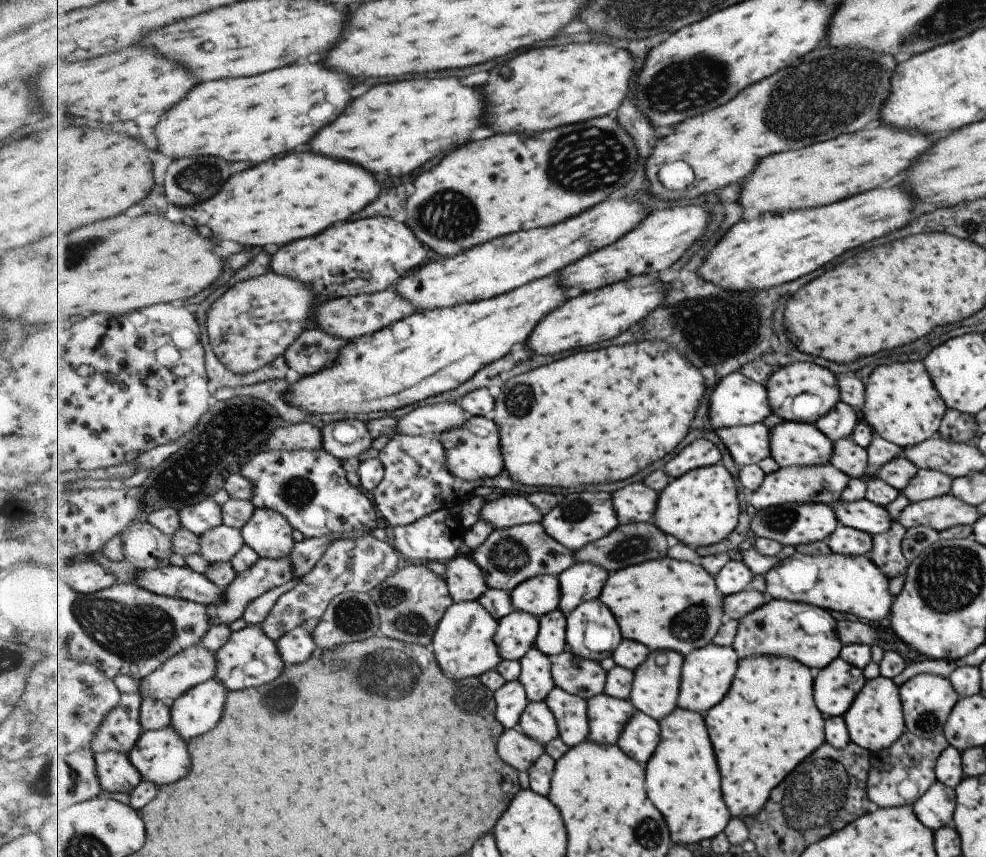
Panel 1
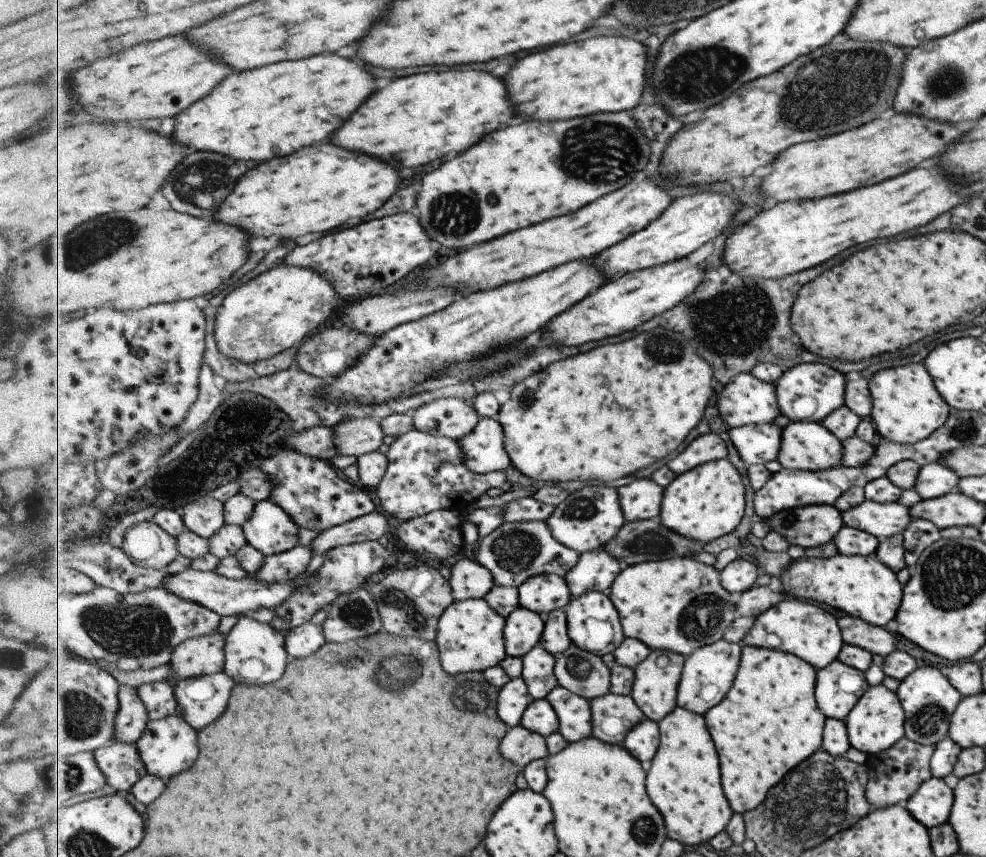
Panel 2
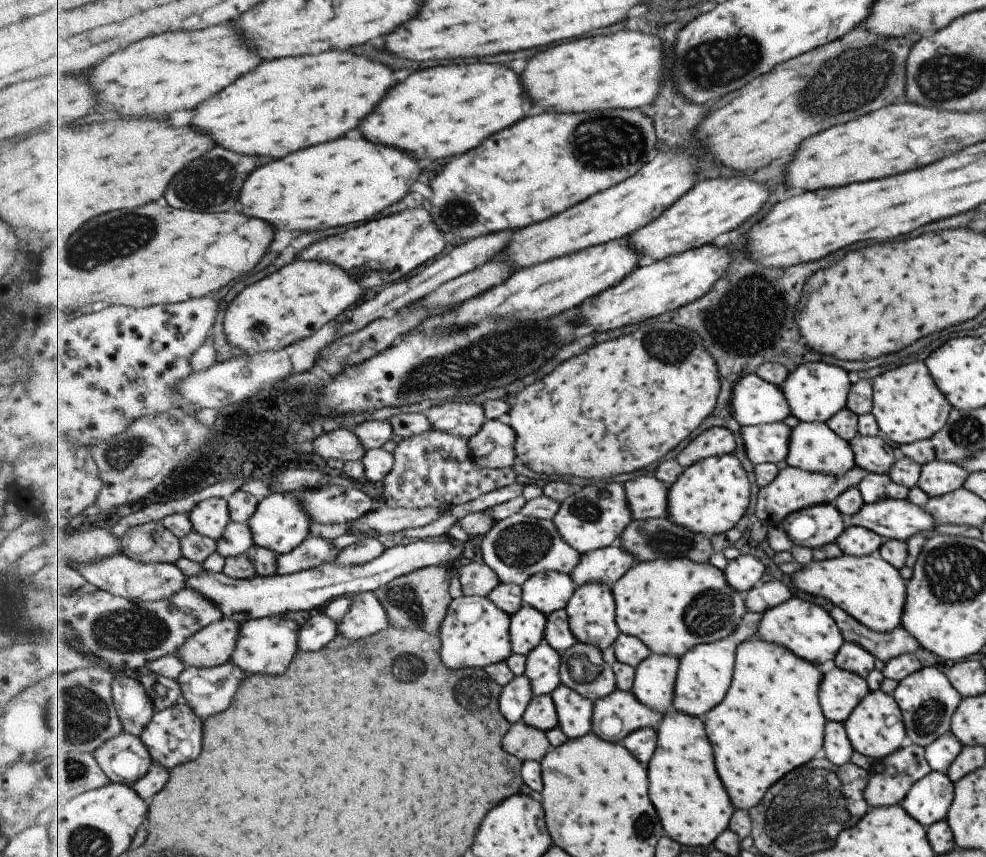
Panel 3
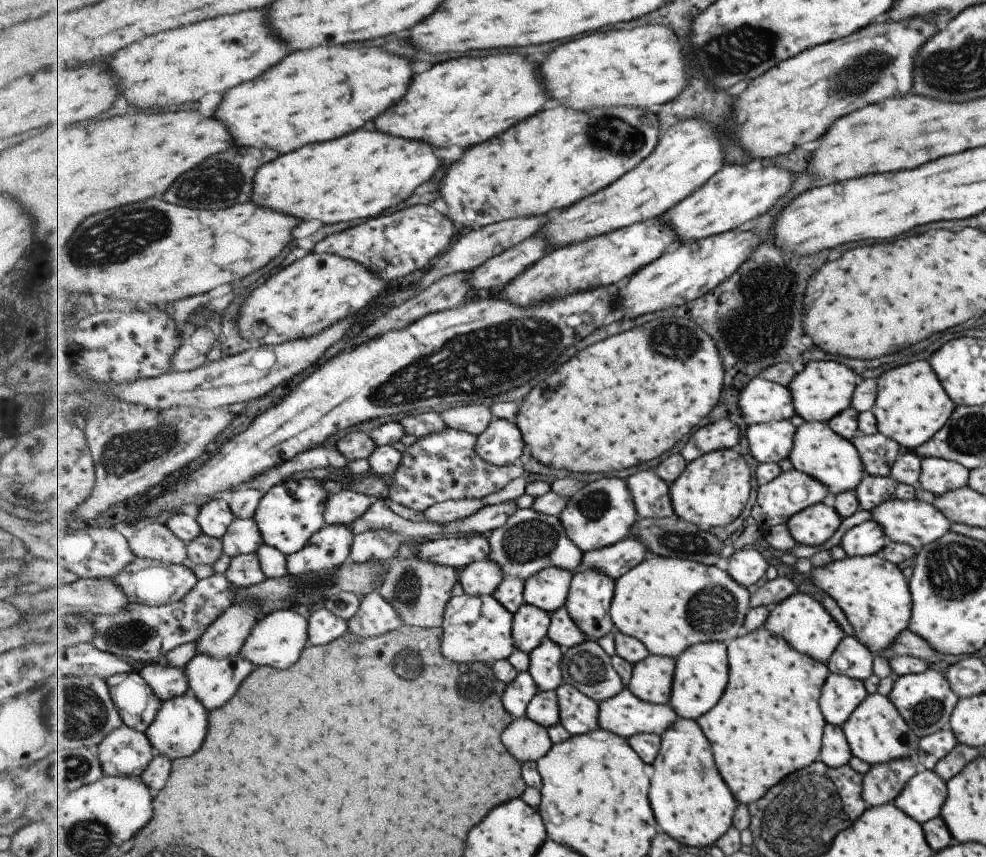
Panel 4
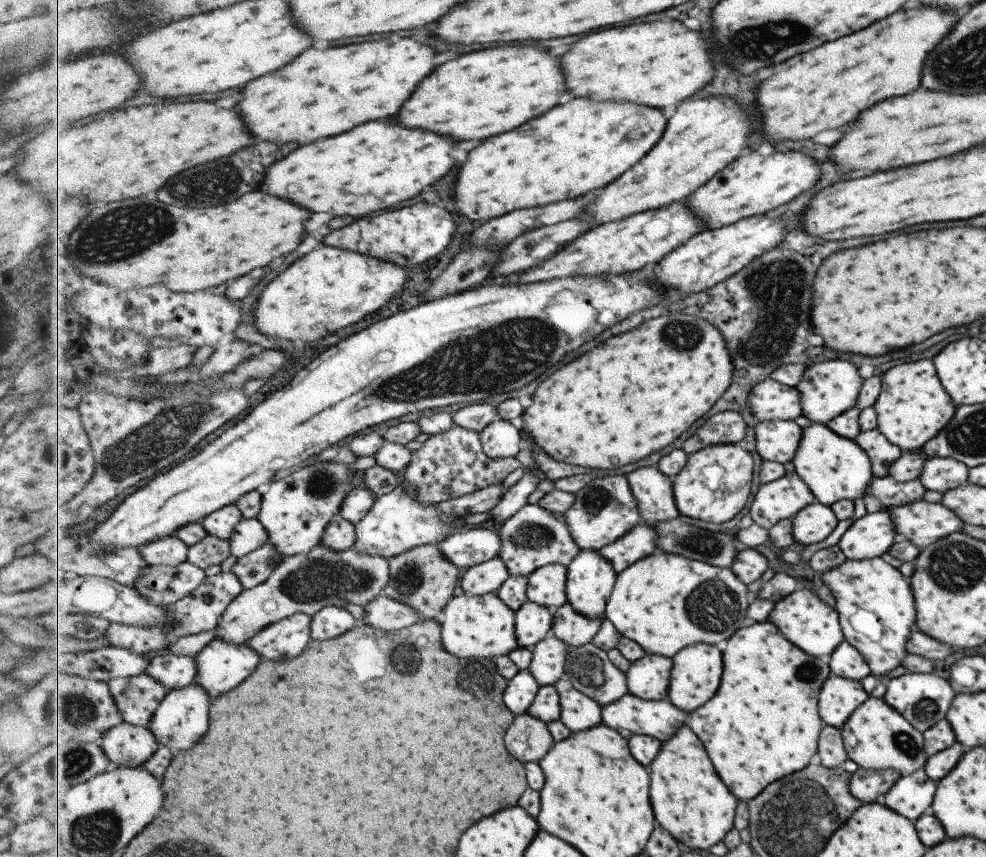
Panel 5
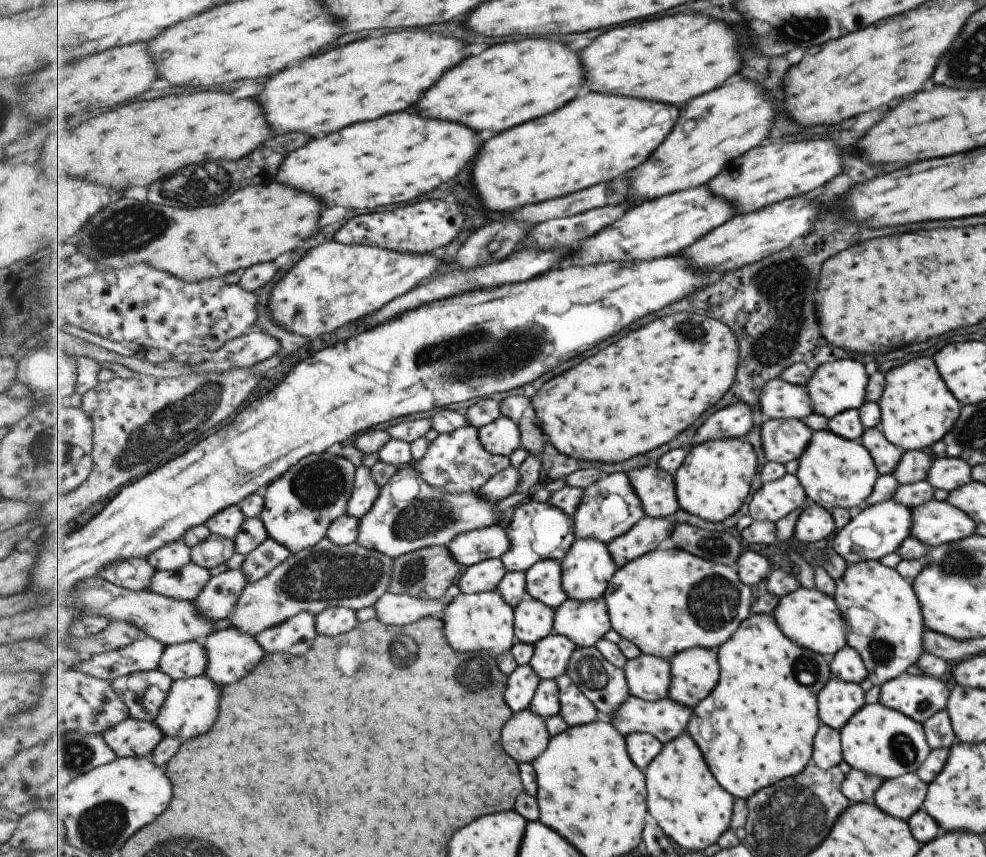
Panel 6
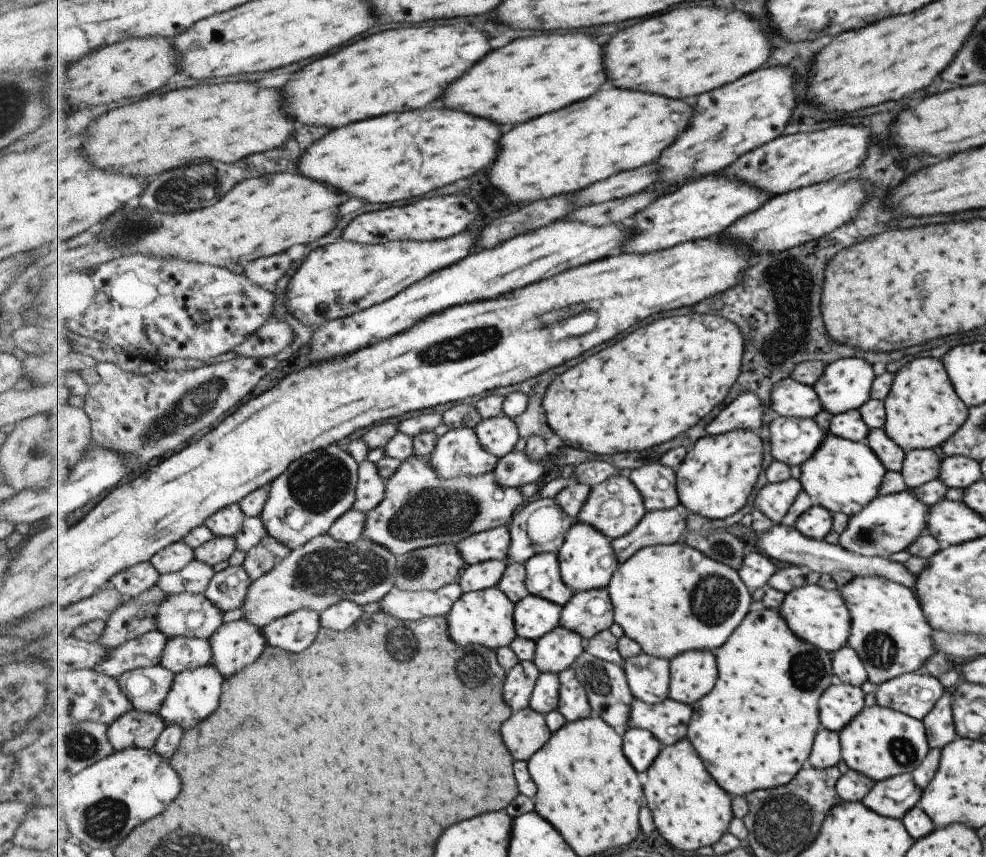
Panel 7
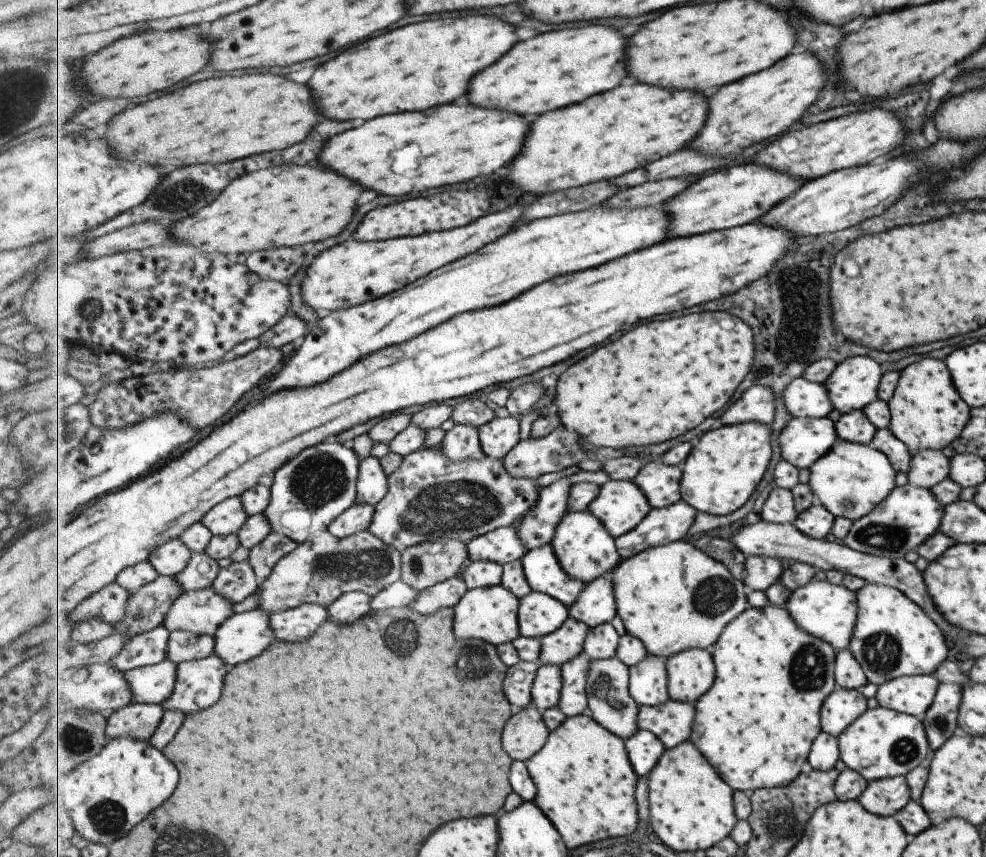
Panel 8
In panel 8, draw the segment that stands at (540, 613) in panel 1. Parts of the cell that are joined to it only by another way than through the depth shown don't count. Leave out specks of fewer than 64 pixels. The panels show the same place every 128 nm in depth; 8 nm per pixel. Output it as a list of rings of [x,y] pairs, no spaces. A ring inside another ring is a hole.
[[[552,544],[527,552],[522,558],[522,563],[533,591],[555,597],[569,608],[575,604],[582,590],[587,586],[562,567]]]

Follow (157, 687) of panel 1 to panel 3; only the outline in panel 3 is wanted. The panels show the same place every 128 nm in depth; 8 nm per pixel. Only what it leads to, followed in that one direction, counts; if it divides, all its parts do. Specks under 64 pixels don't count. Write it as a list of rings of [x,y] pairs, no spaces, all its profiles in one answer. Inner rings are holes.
[[[224,618],[190,636],[177,654],[186,668],[218,667],[230,661],[239,638],[240,624]]]

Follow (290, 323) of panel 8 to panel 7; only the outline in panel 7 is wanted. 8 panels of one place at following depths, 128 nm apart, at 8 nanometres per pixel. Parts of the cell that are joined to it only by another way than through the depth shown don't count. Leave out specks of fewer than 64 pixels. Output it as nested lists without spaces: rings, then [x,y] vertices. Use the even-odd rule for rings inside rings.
[[[269,320],[231,351],[247,358],[274,357],[291,348],[294,336],[294,330],[289,323]]]

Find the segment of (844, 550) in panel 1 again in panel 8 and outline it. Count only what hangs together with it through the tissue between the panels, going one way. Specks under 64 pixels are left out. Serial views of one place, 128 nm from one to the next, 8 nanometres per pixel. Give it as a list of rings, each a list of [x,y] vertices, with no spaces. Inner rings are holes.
[[[907,482],[903,486],[893,487],[873,510],[853,521],[841,542],[854,551],[901,559],[904,553],[913,551],[938,530],[943,509],[929,489],[919,488]]]

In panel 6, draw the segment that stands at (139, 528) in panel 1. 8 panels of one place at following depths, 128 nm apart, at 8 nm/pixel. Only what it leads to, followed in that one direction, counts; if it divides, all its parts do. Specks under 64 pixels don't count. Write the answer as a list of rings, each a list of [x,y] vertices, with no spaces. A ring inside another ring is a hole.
[[[181,538],[162,546],[146,559],[157,571],[178,571],[192,561],[192,547]]]

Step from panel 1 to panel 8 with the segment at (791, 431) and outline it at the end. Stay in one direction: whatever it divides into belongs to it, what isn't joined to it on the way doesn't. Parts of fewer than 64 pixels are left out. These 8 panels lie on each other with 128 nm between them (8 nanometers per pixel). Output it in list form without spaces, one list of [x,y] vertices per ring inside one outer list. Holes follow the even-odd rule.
[[[838,439],[834,446],[821,455],[809,468],[809,484],[816,501],[836,517],[848,518],[851,522],[860,519],[877,506],[894,486],[895,471],[887,457],[871,444],[850,443]]]

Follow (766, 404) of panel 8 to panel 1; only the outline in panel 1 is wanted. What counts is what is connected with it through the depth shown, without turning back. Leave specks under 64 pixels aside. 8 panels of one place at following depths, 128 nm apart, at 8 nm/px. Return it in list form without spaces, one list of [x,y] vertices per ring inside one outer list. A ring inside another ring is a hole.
[[[701,438],[683,448],[675,458],[671,458],[664,470],[675,480],[695,469],[716,466],[722,463],[722,458],[723,452],[715,442]]]

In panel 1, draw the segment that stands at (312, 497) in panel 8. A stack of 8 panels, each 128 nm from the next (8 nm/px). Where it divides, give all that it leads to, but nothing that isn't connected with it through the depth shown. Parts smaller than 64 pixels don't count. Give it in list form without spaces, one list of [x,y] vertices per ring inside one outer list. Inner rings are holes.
[[[267,508],[256,509],[242,529],[246,545],[267,559],[284,558],[294,552],[293,532],[295,528],[285,516]]]

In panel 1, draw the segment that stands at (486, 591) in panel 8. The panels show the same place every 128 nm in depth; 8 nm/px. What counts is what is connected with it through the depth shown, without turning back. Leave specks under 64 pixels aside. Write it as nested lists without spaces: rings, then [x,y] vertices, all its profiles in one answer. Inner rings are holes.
[[[475,600],[454,603],[447,610],[446,616],[443,616],[430,647],[439,660],[445,676],[462,680],[471,676],[481,677],[497,669],[503,662],[499,646],[495,642],[498,628],[499,620],[481,602]]]

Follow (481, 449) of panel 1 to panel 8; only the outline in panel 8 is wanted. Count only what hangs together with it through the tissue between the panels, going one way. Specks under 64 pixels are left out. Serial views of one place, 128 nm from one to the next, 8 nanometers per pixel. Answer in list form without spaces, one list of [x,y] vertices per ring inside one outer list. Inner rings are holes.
[[[511,414],[495,416],[479,428],[482,449],[487,456],[504,459],[521,440],[519,418]]]

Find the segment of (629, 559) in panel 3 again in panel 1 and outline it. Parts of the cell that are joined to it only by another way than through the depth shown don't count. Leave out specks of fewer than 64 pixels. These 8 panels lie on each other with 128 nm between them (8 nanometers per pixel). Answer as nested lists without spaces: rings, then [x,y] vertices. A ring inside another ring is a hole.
[[[579,562],[559,576],[562,585],[563,598],[560,610],[569,615],[583,602],[598,600],[601,597],[612,572],[593,562]]]

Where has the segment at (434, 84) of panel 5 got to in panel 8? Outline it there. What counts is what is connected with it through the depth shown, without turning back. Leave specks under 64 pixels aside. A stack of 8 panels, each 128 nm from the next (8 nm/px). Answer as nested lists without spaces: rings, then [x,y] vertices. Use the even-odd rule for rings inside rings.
[[[587,26],[539,34],[511,48],[503,60],[479,72],[471,80],[469,100],[481,108],[509,110],[519,116],[541,116],[549,110],[565,108],[599,92],[607,92],[627,76],[625,64],[627,40],[615,28]]]

